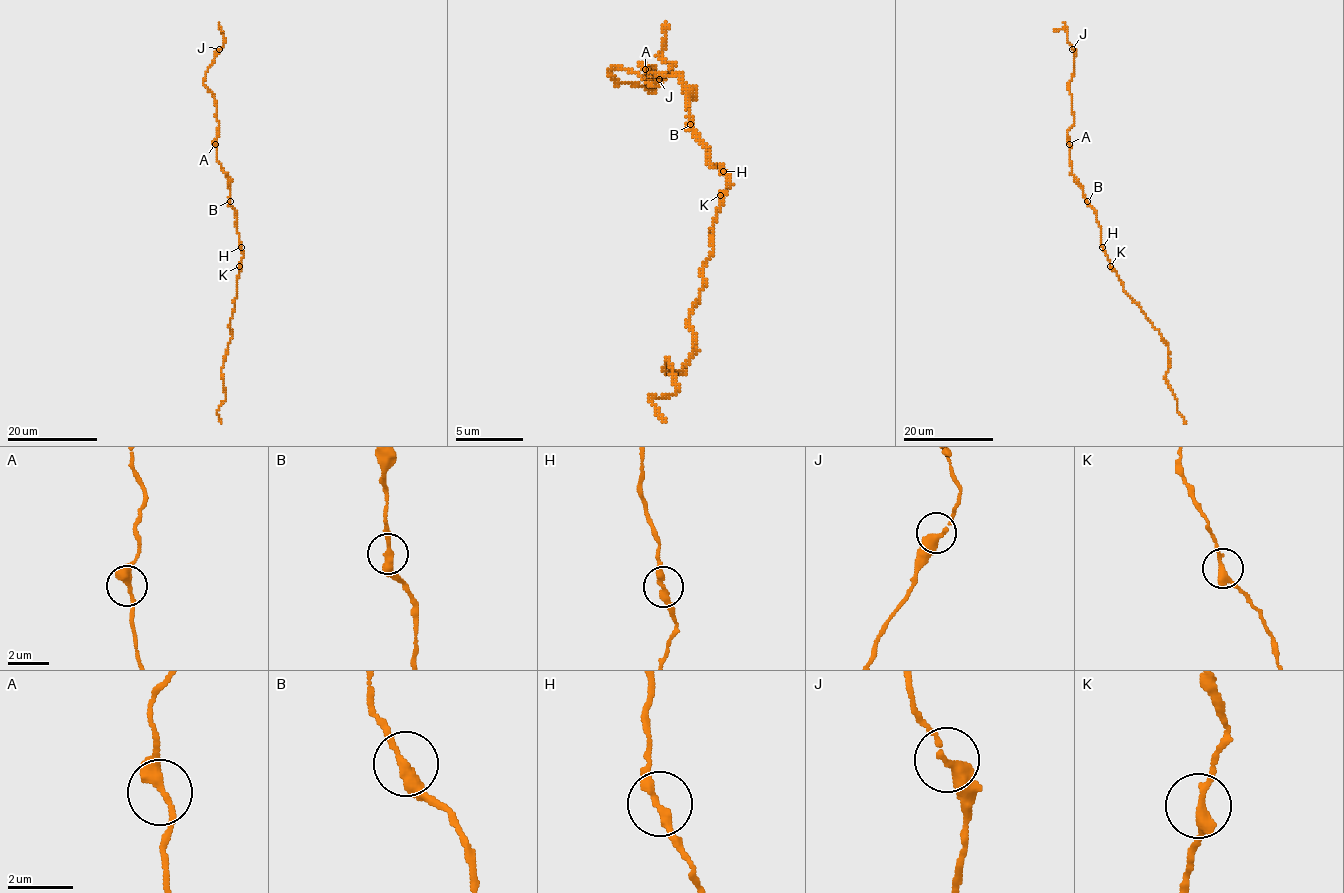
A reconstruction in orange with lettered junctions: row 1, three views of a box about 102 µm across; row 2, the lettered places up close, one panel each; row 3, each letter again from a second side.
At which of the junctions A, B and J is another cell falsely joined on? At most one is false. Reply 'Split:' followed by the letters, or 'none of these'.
Split: none of these

